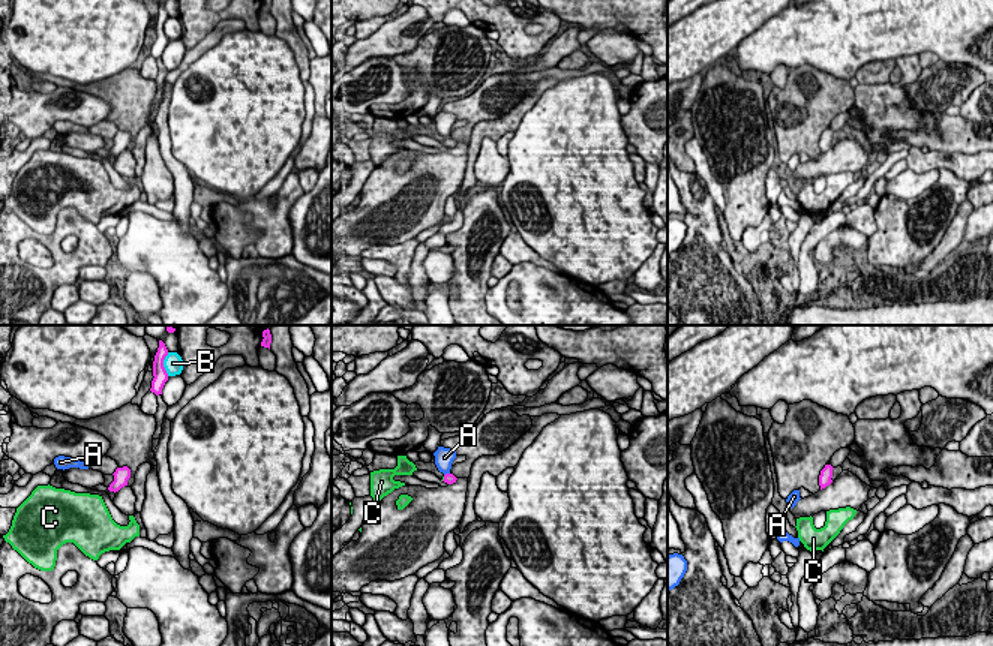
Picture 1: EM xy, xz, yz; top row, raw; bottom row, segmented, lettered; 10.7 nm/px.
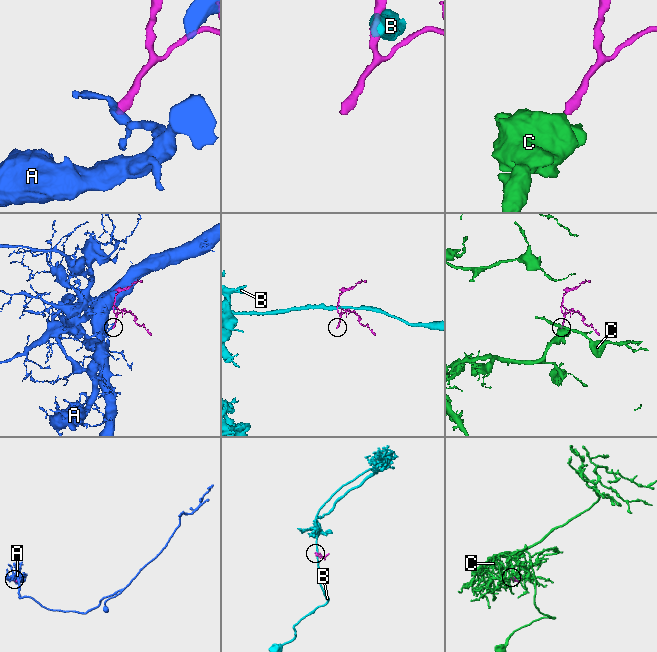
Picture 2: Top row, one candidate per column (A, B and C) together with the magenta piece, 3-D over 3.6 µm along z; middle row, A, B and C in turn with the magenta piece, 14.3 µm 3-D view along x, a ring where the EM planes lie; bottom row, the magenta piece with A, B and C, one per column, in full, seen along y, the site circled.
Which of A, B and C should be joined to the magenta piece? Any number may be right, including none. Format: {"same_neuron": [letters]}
{"same_neuron": ["C"]}

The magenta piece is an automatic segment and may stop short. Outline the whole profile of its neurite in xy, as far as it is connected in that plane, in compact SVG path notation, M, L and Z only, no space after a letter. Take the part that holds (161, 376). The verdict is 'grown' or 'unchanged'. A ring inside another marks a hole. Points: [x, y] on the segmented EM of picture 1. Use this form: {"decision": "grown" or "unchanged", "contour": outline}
{"decision": "unchanged", "contour": "M159 340L159 348L154 355L153 361L153 381L152 381L152 388L150 391L154 393L156 396L162 394L162 388L165 382L168 381L168 373L164 367L164 360L168 355L168 349L162 340Z"}

